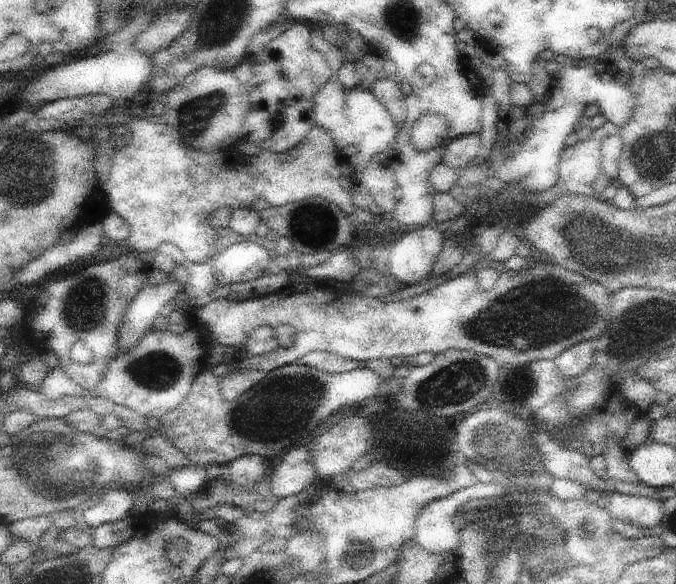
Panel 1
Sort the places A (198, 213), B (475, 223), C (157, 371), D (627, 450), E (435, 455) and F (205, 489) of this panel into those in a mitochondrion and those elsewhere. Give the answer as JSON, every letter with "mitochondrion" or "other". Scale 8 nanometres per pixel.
{"A":"other","B":"other","C":"mitochondrion","D":"other","E":"other","F":"other"}

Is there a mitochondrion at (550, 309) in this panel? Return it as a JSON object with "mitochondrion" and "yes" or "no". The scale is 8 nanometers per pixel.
{"mitochondrion":"yes"}

